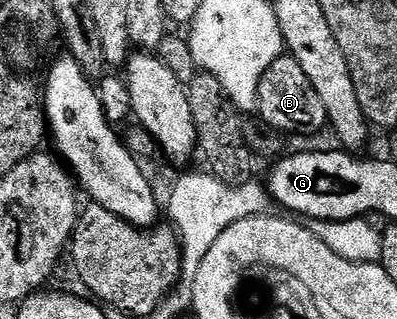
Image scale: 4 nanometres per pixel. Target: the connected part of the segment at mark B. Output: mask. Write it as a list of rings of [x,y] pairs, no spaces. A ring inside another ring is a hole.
[[[289,54],[278,56],[273,66],[265,70],[257,90],[257,116],[262,123],[273,126],[279,132],[292,132],[295,136],[311,136],[328,127],[325,105],[317,90],[313,90],[313,82],[305,78],[305,70],[301,70]]]

